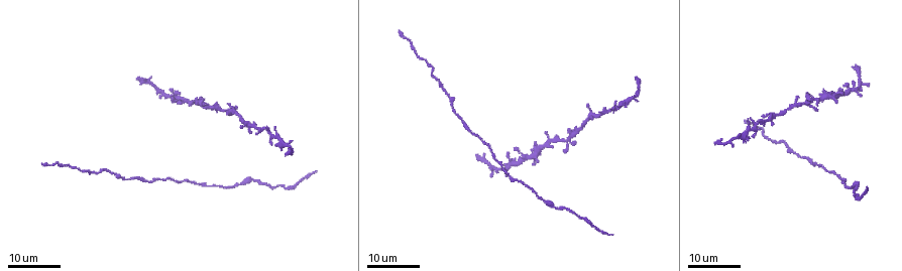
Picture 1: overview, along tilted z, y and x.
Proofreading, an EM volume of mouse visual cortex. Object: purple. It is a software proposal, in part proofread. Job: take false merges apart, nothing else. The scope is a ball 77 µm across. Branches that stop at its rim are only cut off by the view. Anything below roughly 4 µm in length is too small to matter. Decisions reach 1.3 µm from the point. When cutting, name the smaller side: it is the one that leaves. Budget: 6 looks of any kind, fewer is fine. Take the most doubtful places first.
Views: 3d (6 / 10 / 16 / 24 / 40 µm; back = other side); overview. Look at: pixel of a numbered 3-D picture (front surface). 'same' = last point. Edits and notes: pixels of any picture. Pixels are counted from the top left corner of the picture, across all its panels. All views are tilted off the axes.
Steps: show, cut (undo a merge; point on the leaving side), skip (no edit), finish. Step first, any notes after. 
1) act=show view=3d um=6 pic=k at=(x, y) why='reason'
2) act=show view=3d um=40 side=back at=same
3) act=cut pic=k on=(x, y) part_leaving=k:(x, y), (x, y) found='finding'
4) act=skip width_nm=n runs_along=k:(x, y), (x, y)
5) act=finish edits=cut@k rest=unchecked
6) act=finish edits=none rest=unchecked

act=show view=3d um=24 pic=1 at=(533, 152) why='looks like a crossing'

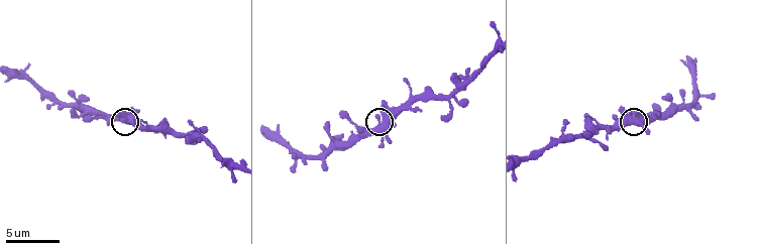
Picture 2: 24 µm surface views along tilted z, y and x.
act=show view=3d um=10 pic=2 at=(380, 127) why='zoom in'

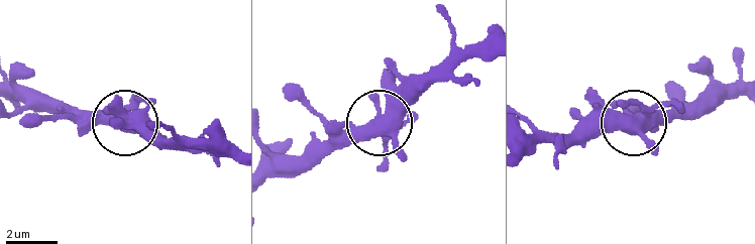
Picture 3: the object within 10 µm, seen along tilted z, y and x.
act=skip width_nm=500 found='all the same neuron'

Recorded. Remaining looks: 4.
act=show view=3d um=16 pic=1 at=(638, 89)

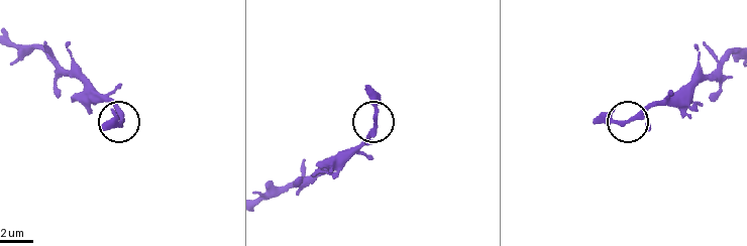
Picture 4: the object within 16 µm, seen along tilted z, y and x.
act=show view=3d um=6 pic=4 at=(374, 121) why='closer look'

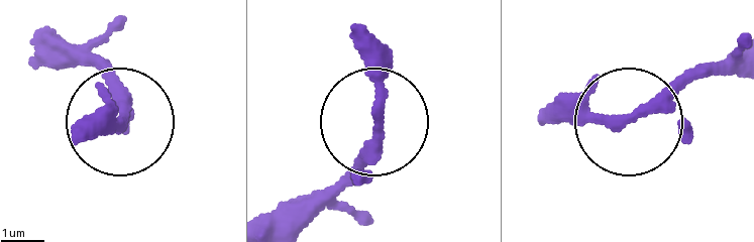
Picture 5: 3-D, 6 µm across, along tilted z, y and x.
act=skip width_nm=200 runs_along=5:(729, 56), (617, 123), (542, 110) found='one neuron here'

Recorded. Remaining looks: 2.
act=show view=3d um=24 pic=1 at=(786, 145)

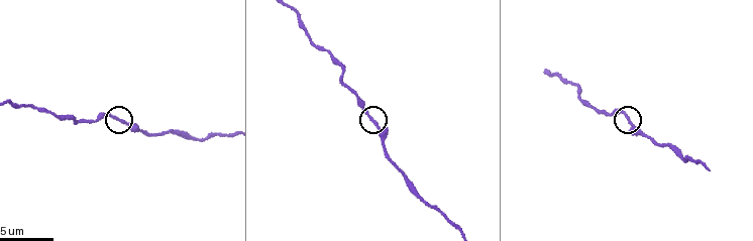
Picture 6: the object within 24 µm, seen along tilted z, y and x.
act=show view=3d um=6 pic=6 at=(122, 121) why='zoom in'

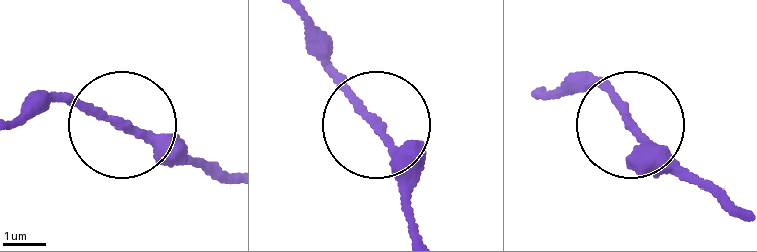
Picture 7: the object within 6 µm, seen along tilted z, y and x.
act=skip runs_along=7:(735, 213), (582, 79) found='one neuron here'

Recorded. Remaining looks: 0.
act=finish edits=none rest=unchecked

